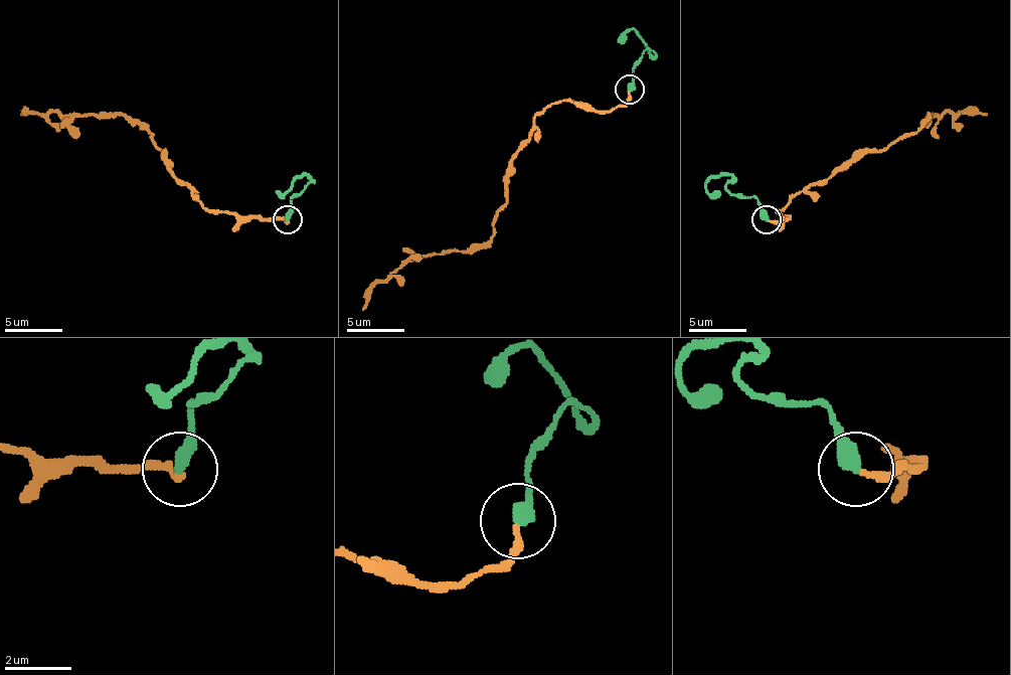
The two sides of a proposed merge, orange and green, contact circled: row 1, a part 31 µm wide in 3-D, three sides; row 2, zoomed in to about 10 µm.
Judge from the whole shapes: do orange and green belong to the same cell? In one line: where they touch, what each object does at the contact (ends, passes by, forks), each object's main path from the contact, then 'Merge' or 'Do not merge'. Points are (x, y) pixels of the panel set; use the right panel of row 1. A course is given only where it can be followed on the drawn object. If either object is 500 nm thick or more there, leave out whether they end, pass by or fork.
Place: (767, 219). At the ring orange ends. At the ring green ends. Course of orange: (767, 220), (787, 220), (779, 211), (793, 197), (918, 129), (928, 114), (987, 114). Course of green: (767, 220), (755, 197), (741, 197), (726, 188), (729, 174), (721, 174), (706, 183), (709, 194), (721, 191). Merge

